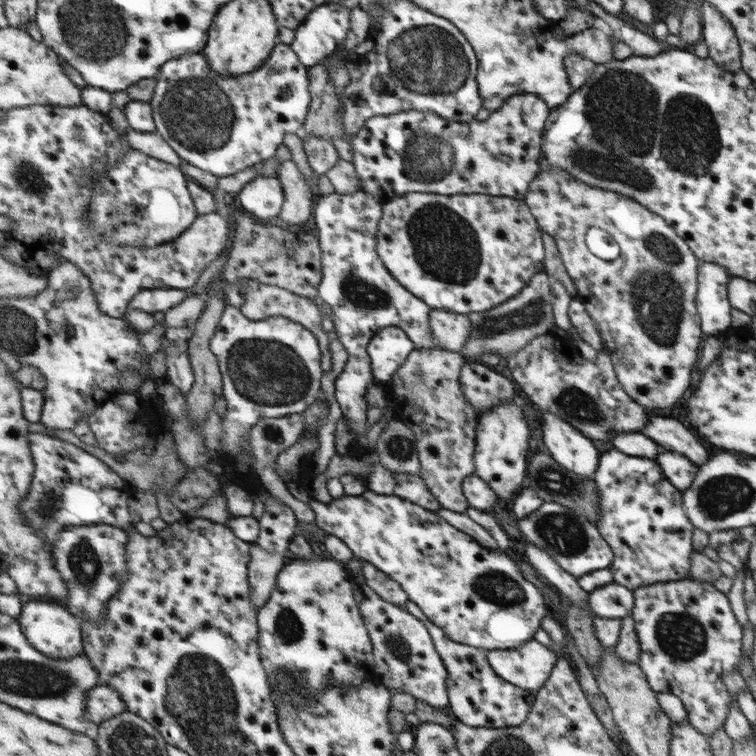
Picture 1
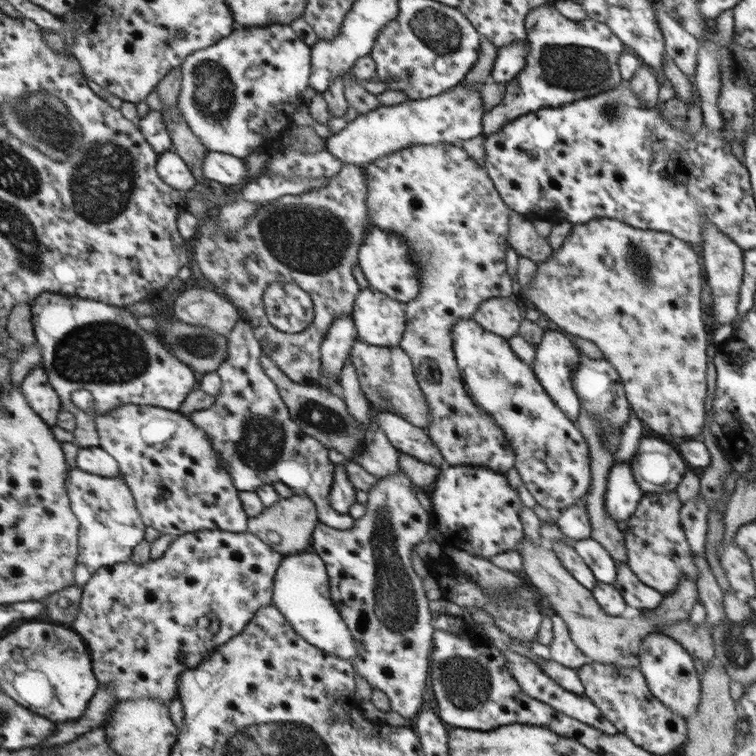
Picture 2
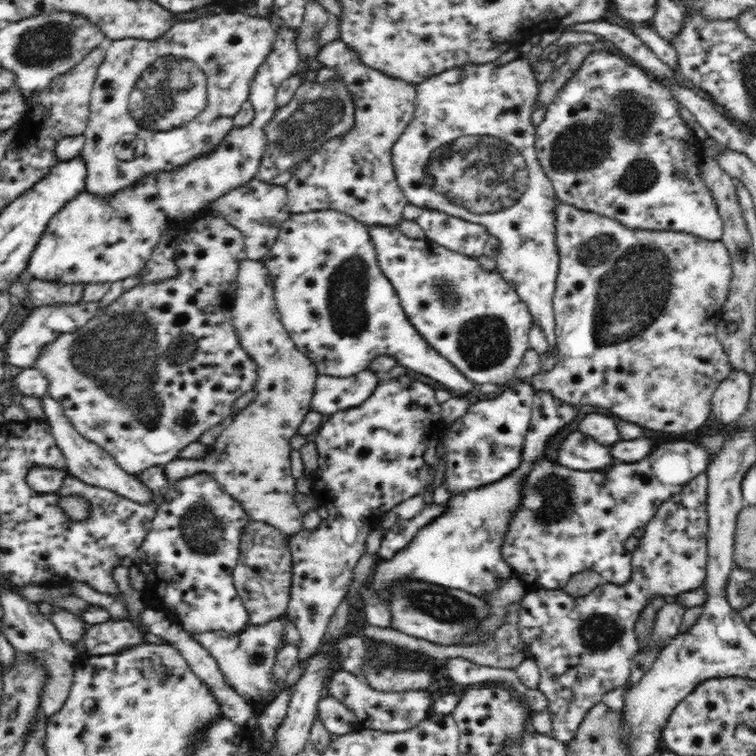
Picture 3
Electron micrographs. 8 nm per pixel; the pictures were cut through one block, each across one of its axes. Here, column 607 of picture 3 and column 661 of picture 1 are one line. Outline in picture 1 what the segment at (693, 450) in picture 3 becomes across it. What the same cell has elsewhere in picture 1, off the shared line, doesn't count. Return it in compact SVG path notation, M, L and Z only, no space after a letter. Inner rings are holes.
M610 449L600 455L593 480L600 494L600 515L596 525L614 554L613 564L609 567L613 582L633 591L644 585L688 578L691 571L690 556L694 551L694 526L683 508L682 491L666 478L661 465L649 457Z

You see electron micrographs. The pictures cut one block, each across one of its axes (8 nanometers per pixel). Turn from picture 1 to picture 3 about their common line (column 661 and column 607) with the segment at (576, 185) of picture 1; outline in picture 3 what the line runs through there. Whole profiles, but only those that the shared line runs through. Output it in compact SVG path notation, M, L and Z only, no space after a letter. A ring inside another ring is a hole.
M556 198L554 200L555 246L559 254L559 271L553 294L553 313L556 314L556 366L546 374L536 374L530 384L536 390L546 390L568 406L598 406L608 408L616 418L626 419L633 424L650 428L652 431L683 434L697 430L706 423L711 414L712 395L722 380L730 376L734 366L730 363L721 342L716 337L716 323L723 319L723 305L729 296L733 278L732 257L720 240L704 240L687 232L674 232L662 229L631 229L612 217L598 211L586 211Z

